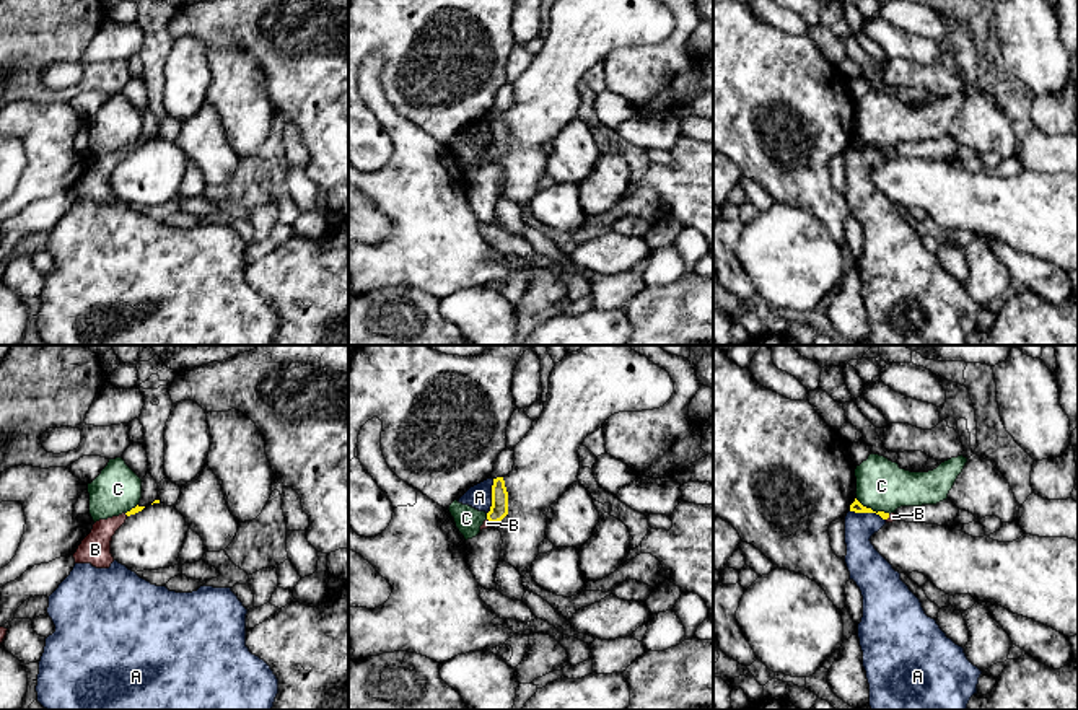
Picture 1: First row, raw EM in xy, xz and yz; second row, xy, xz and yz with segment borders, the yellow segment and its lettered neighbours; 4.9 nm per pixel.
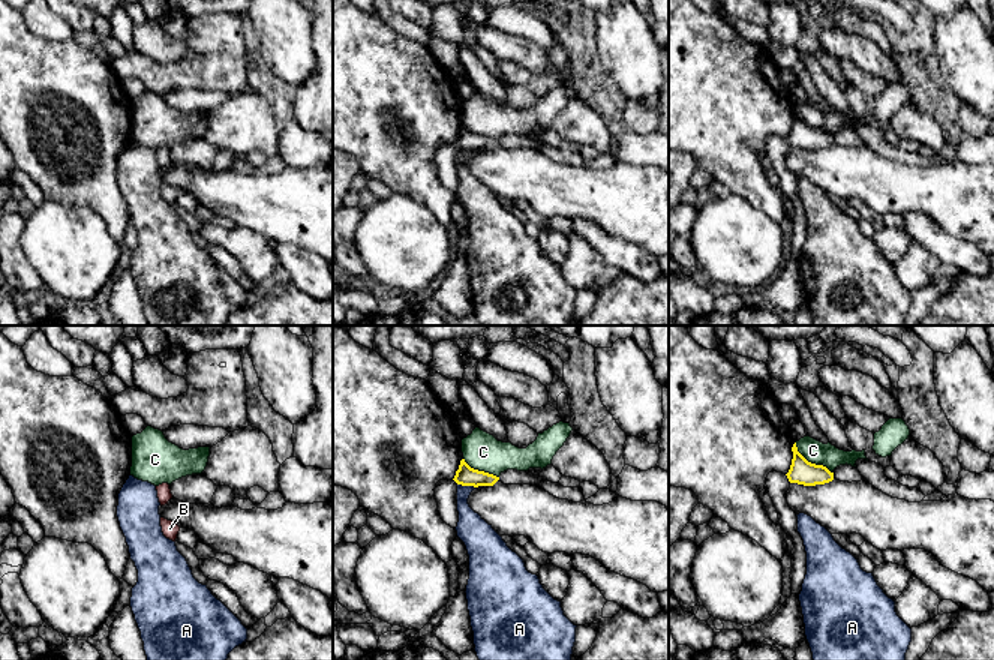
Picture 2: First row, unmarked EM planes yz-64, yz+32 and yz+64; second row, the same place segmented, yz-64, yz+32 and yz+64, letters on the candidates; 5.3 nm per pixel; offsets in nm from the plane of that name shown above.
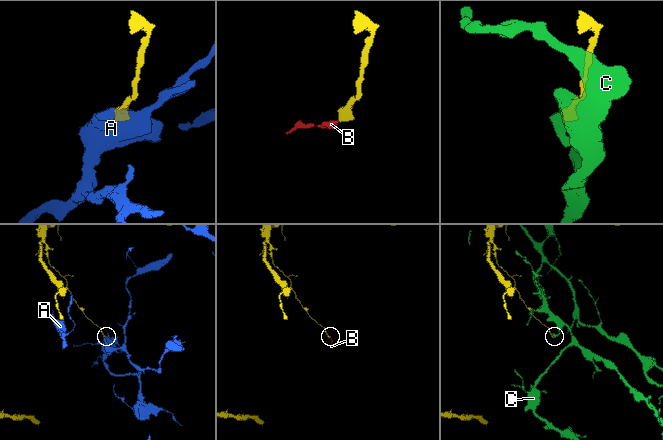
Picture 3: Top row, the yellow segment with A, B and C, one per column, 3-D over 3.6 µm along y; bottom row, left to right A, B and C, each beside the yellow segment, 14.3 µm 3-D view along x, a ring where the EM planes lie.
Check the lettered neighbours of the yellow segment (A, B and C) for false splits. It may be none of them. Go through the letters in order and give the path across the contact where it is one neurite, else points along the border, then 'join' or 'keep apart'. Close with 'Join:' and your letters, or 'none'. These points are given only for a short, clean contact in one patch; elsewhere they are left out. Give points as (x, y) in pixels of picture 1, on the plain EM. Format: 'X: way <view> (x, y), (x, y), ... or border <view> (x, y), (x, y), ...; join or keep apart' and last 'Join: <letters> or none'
A: keep apart
B: way xz (499, 145), (489, 155), (487, 158); join
C: border yz (855, 134), (876, 147), (889, 149); keep apart
Join: B

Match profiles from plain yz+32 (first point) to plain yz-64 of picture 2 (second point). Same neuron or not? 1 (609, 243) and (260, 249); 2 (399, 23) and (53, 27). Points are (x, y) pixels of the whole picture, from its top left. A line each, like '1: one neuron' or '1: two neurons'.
1: two neurons
2: one neuron

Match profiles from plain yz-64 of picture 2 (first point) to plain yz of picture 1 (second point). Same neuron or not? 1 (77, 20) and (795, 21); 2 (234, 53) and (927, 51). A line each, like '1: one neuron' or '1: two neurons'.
1: two neurons
2: two neurons

